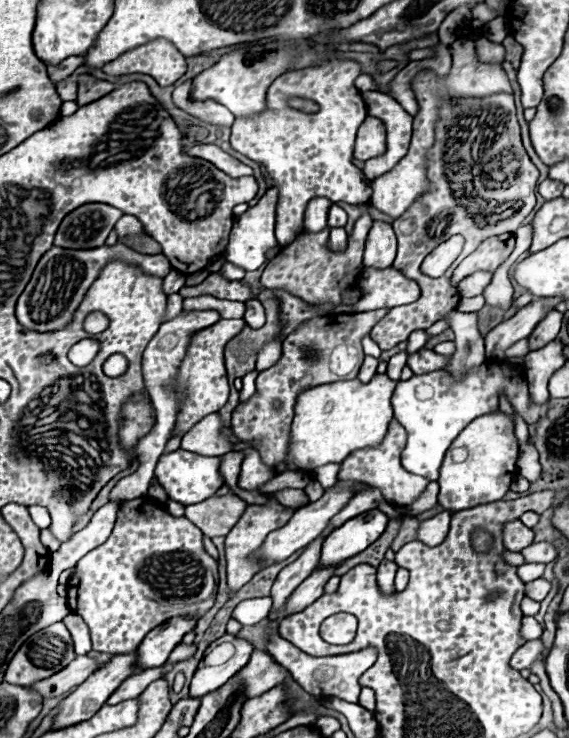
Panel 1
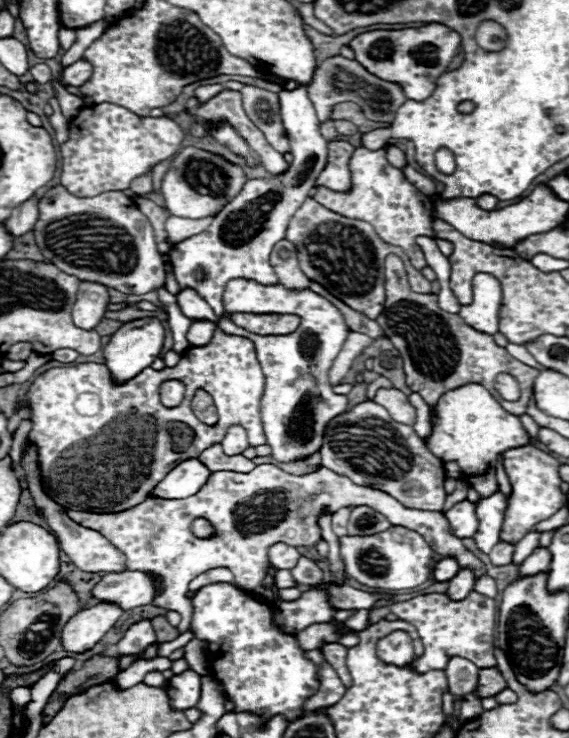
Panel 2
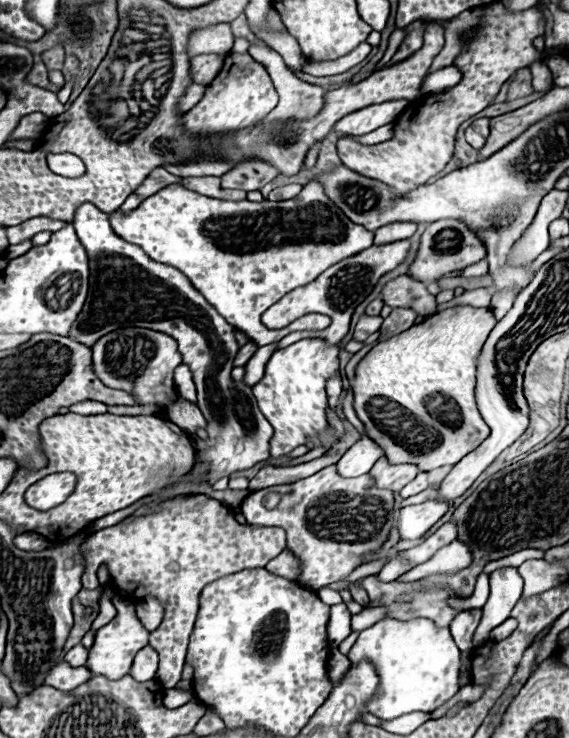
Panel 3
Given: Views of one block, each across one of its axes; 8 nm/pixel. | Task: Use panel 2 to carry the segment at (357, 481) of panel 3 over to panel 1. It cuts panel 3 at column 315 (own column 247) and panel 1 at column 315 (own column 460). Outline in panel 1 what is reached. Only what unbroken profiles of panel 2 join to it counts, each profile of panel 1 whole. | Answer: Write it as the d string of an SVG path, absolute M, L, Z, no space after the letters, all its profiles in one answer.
M316 538L294 564L288 564L278 574L278 578L272 586L272 594L270 594L270 598L274 602L274 610L282 610L282 606L286 606L288 598L292 596L292 592L316 570L318 562L320 562L320 554L322 554L322 542L320 542L320 538Z

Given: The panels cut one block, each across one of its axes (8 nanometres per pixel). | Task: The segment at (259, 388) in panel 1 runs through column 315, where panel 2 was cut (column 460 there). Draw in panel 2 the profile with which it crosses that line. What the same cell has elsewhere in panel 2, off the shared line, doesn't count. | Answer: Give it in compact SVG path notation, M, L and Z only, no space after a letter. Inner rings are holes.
M390 254L384 262L384 282L386 282L386 304L384 304L384 314L376 320L386 336L392 340L392 344L396 346L396 350L400 352L402 360L404 360L404 374L406 374L406 384L412 392L418 392L428 406L436 406L438 398L454 388L460 388L464 384L482 384L486 390L490 390L490 394L502 402L500 394L494 388L496 376L506 372L512 374L522 390L522 398L518 402L502 402L502 406L510 412L510 414L524 414L526 412L526 404L530 400L532 394L532 384L538 376L538 370L518 362L516 358L512 358L506 348L500 348L494 344L494 338L482 332L476 332L474 328L470 328L458 314L448 314L444 310L438 308L436 304L436 294L418 294L410 290L408 278L406 278L406 270L404 264L398 256ZM404 294L414 294L414 312L412 318L408 320L408 324L404 324Z

